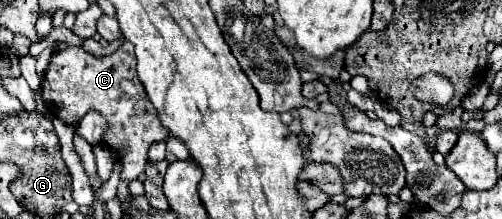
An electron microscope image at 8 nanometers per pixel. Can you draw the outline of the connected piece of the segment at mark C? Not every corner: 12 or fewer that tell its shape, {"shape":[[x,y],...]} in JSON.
{"shape":[[126,40],[94,58],[56,50],[42,98],[66,124],[92,108],[124,166],[117,196],[168,138]]}

